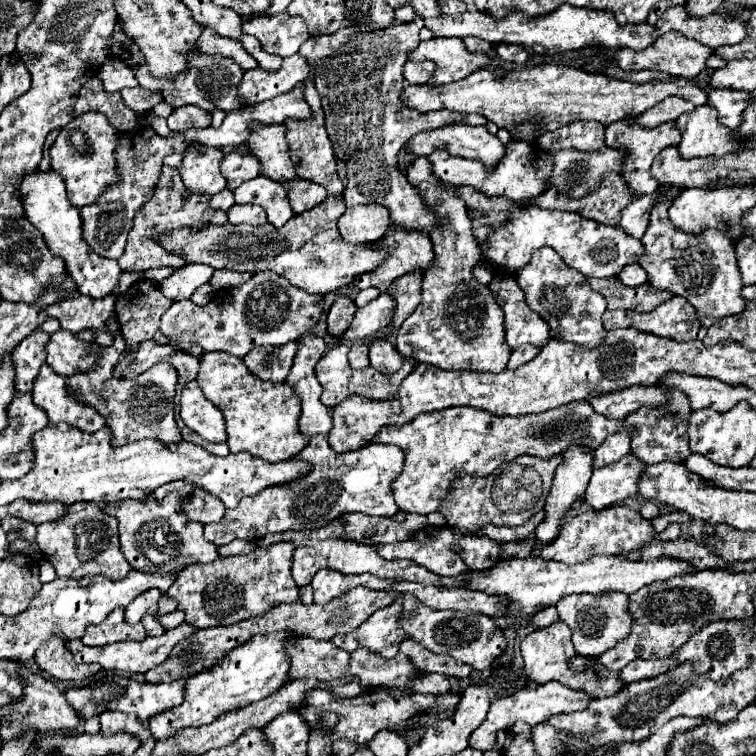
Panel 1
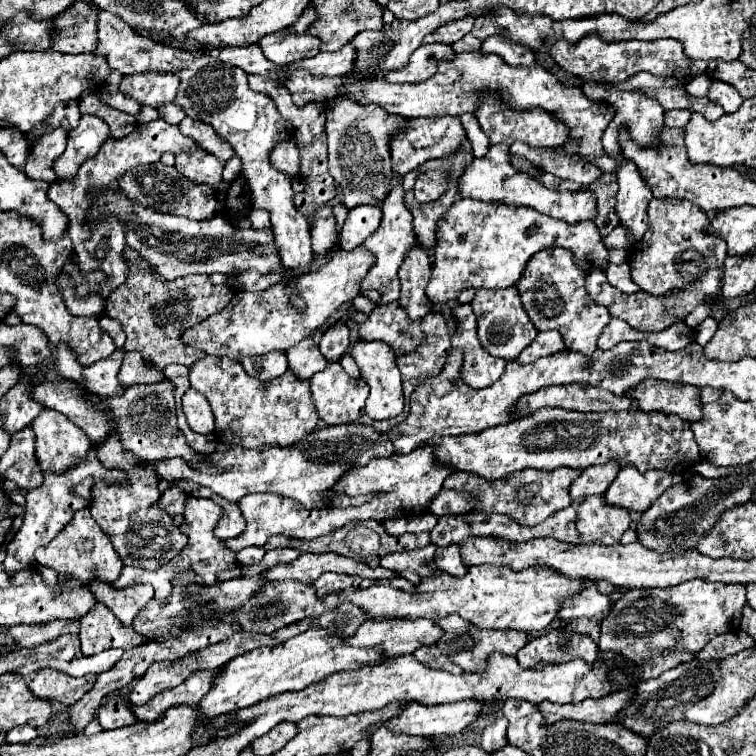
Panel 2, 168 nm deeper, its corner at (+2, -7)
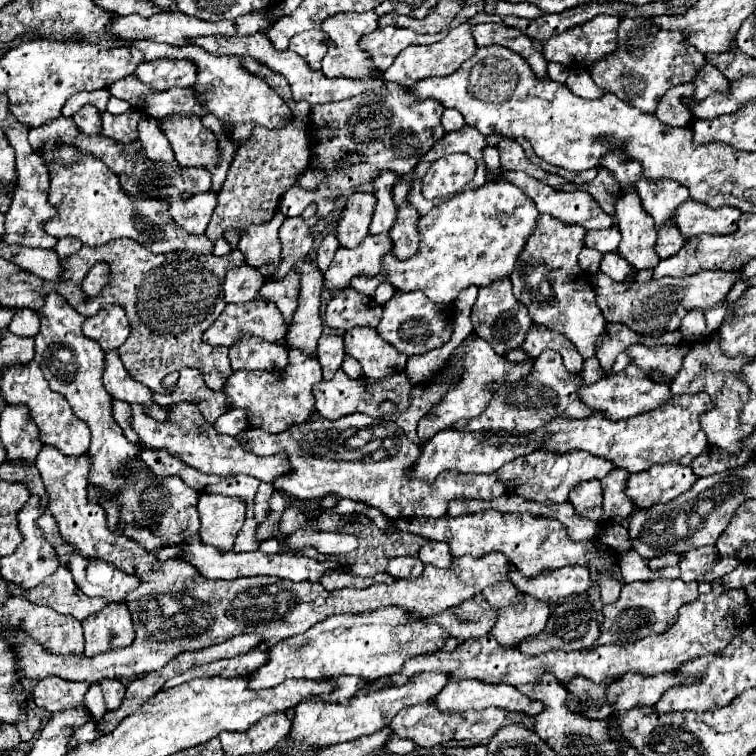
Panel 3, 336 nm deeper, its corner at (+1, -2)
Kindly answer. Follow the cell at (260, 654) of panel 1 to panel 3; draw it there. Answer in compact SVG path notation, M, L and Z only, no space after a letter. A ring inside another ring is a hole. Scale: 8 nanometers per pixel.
M398 606L380 608L370 614L344 614L330 616L314 624L304 634L286 638L266 650L268 662L250 672L248 688L262 690L274 688L288 678L322 680L330 676L358 676L364 680L376 680L402 670L406 658L418 654L432 654L444 646L448 634L438 624L422 624L420 618L412 618Z

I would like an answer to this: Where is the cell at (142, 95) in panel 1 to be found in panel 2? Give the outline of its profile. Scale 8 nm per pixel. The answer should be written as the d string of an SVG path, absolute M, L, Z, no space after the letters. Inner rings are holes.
M137 73L137 75L125 75L119 91L141 105L159 107L165 103L171 103L177 95L179 77L171 73Z

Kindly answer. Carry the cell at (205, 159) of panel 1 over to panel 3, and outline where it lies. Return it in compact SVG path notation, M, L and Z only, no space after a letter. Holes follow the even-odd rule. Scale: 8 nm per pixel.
M182 114L162 120L162 130L172 144L174 156L186 168L212 168L220 164L216 138L206 130L198 116Z

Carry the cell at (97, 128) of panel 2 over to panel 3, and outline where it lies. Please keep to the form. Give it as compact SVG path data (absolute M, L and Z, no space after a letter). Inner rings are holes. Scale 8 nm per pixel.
M86 104L82 106L74 116L74 122L82 134L100 134L102 132L102 122L100 122L100 112L96 106Z

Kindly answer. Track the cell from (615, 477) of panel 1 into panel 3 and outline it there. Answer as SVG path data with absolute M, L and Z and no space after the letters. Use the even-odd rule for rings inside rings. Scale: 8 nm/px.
M676 462L658 464L650 470L630 474L626 480L626 496L638 508L650 508L652 504L680 496L696 482L696 478L698 476L690 466L680 466Z

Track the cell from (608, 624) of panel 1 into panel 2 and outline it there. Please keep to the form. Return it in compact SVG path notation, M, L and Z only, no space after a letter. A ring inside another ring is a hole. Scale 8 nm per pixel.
M585 583L583 589L579 593L575 593L573 597L567 597L561 603L559 615L563 619L583 619L583 617L597 617L603 619L609 613L611 601L607 595L599 593L595 583Z

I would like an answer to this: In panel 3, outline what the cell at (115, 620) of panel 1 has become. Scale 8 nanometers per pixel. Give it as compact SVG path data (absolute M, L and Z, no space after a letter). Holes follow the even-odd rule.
M110 602L98 614L82 620L84 628L84 654L94 656L112 648L130 646L134 640L134 628L126 604Z

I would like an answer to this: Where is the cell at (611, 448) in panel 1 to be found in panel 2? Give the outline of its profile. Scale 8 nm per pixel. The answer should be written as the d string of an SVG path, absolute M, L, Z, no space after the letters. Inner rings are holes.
M607 463L605 467L589 467L589 469L585 469L583 475L577 477L575 483L571 485L571 491L569 491L571 499L577 501L577 499L587 497L587 495L605 493L607 487L617 477L617 473L619 473L617 463Z

